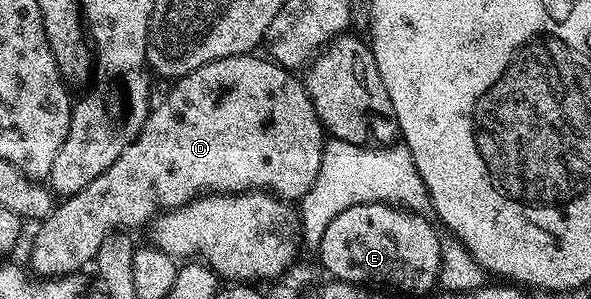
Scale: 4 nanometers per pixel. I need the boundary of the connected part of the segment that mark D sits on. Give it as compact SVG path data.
M247 53L233 55L232 57L220 57L216 61L208 61L204 65L200 65L200 69L192 69L192 73L181 75L179 79L173 80L171 87L174 88L159 103L157 100L153 104L150 115L146 118L144 129L136 137L136 141L132 145L128 145L128 149L124 149L124 153L120 153L120 157L116 157L116 161L112 161L112 165L108 165L108 169L104 169L104 173L100 173L100 177L96 177L96 181L84 185L84 189L80 189L80 193L65 196L55 206L54 212L37 224L38 232L35 233L34 240L30 243L29 270L33 274L35 271L38 274L35 276L38 277L57 277L81 272L83 270L81 267L85 263L86 266L93 264L100 245L104 245L104 241L115 229L130 229L126 227L142 226L142 228L145 228L147 224L157 219L159 215L167 211L175 211L178 207L192 202L193 199L198 198L200 195L211 193L236 195L247 191L265 191L273 193L283 201L301 201L308 193L308 189L312 189L312 185L316 181L316 173L320 173L324 128L322 122L318 120L318 114L312 105L312 101L308 97L305 82L299 76L297 79L294 75L297 74L293 70L284 68L269 58L263 57L261 59L258 53Z

